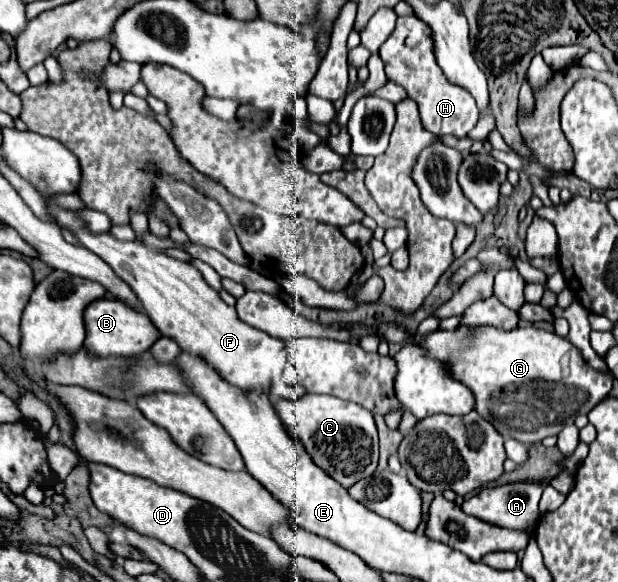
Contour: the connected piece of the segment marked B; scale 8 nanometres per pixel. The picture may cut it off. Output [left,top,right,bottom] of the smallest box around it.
[84,299,158,357]

